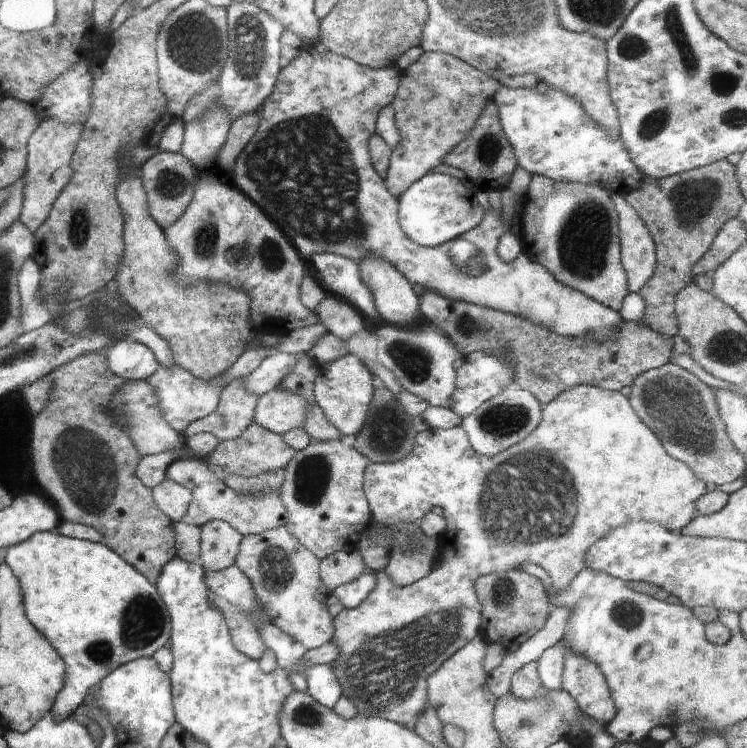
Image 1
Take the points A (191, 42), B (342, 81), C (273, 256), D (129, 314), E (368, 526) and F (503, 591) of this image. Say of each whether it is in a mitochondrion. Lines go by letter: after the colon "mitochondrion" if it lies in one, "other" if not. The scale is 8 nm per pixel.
A: mitochondrion
B: other
C: mitochondrion
D: other
E: other
F: mitochondrion

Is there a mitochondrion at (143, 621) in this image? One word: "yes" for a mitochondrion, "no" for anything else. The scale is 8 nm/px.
yes

